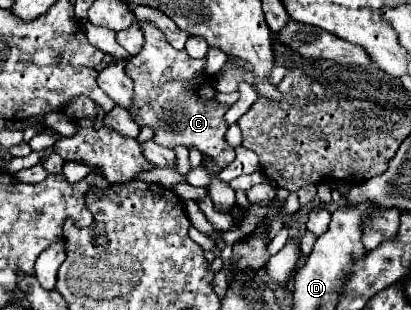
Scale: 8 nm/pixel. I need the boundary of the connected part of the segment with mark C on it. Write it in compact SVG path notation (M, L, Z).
M136 20L136 24L140 26L140 30L144 32L144 48L140 54L136 56L130 56L126 60L126 74L132 78L134 82L134 98L132 98L132 106L130 106L130 116L132 120L144 128L152 128L154 130L154 142L158 142L160 146L164 148L176 148L176 146L186 146L186 148L196 148L202 158L204 158L204 168L214 176L210 180L210 184L206 186L206 192L208 196L212 198L214 206L218 210L232 210L236 206L236 196L234 196L234 190L230 188L228 182L222 182L218 176L220 170L224 170L232 160L234 160L234 148L226 144L224 140L224 134L228 130L228 124L224 120L224 114L228 110L226 104L220 104L216 102L216 88L214 88L214 80L212 76L206 74L206 58L190 58L186 54L186 50L176 50L170 42L166 42L164 34L152 24L152 22L140 22Z

